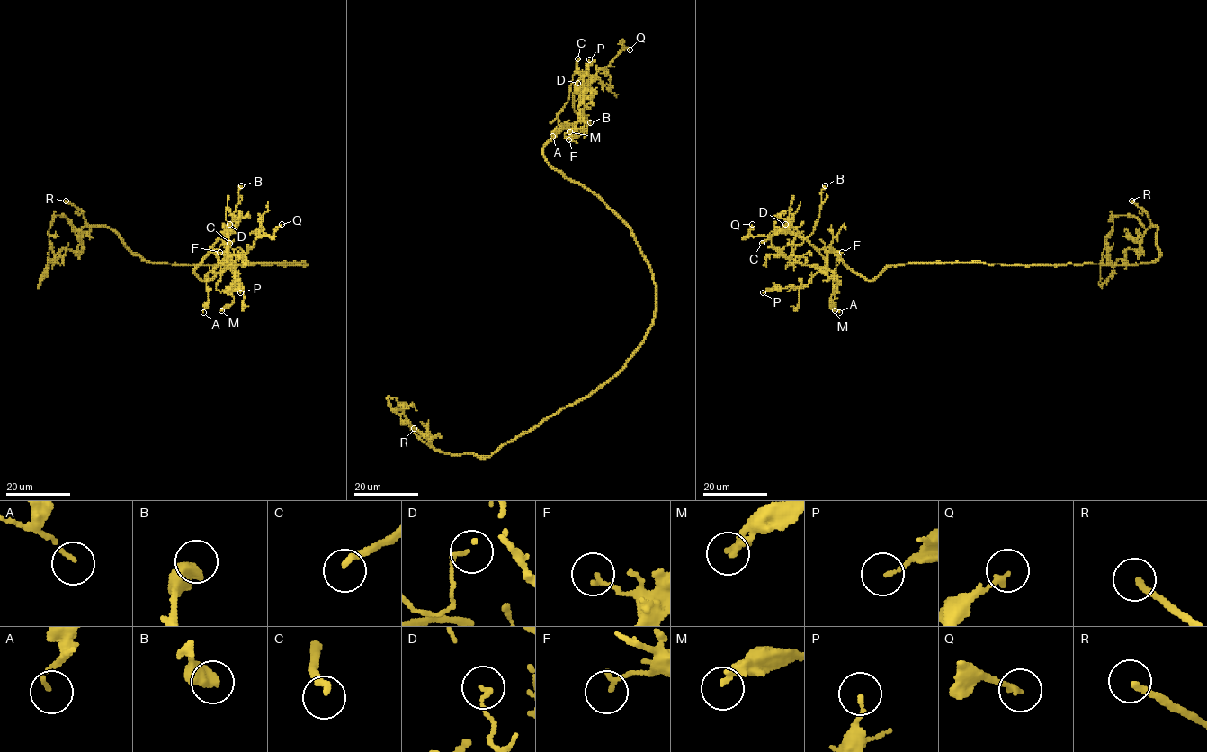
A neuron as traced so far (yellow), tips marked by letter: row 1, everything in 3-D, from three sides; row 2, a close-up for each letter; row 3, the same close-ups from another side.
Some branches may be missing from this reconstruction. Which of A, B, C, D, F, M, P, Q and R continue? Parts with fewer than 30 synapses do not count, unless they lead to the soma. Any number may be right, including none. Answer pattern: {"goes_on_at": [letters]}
{"goes_on_at": ["C", "R"]}

